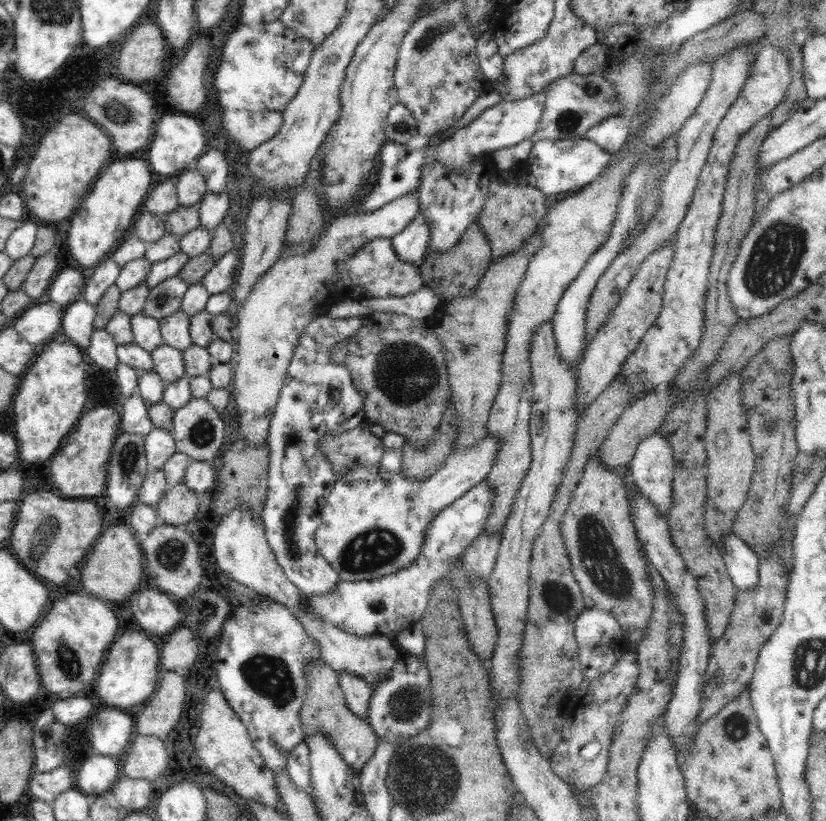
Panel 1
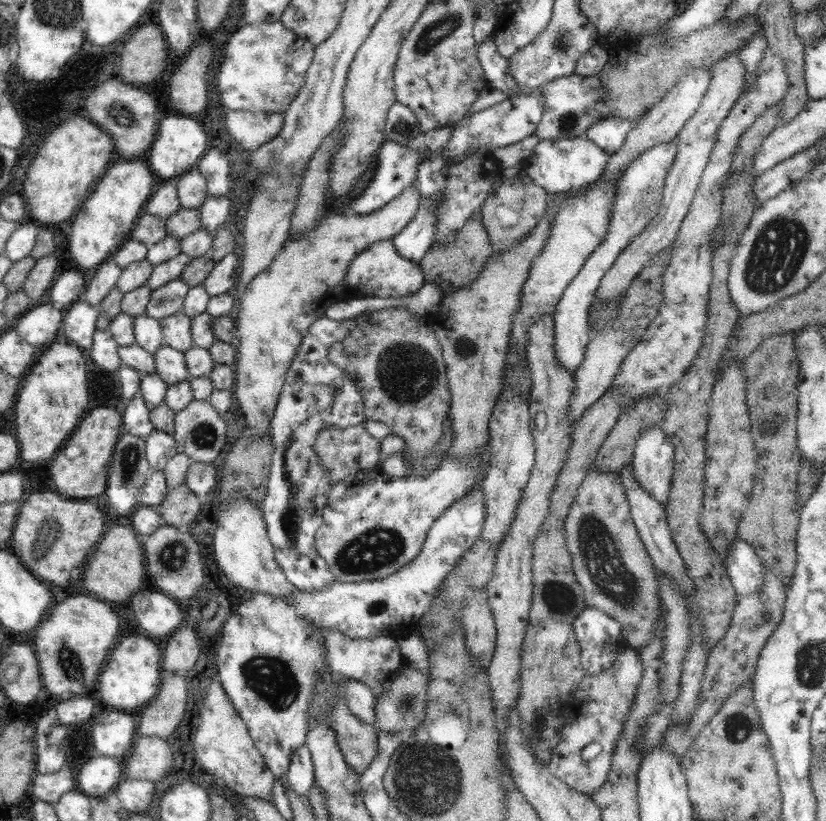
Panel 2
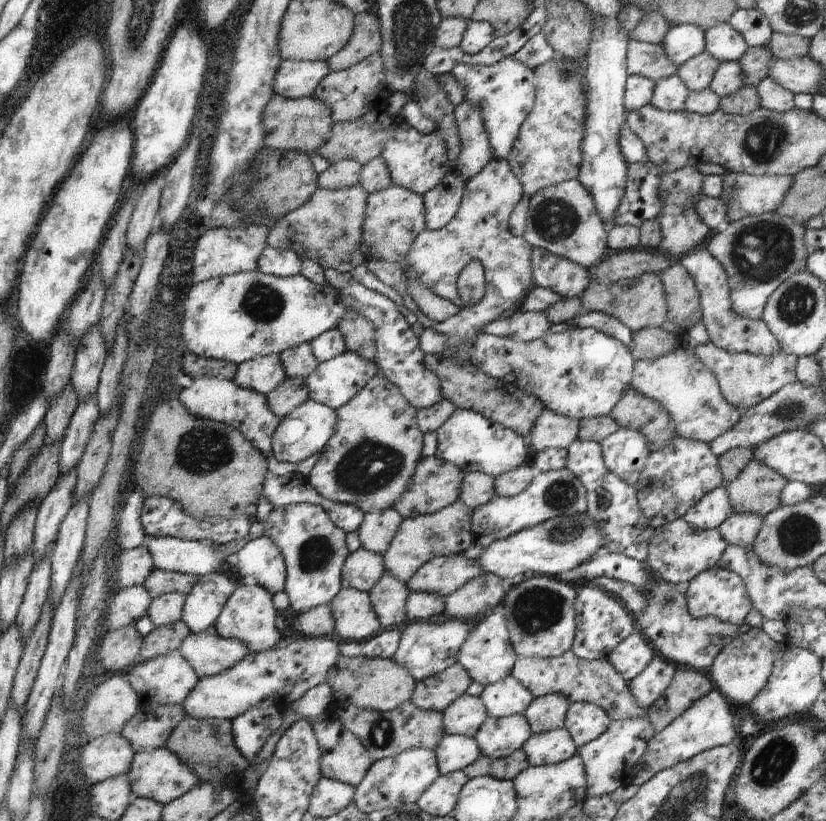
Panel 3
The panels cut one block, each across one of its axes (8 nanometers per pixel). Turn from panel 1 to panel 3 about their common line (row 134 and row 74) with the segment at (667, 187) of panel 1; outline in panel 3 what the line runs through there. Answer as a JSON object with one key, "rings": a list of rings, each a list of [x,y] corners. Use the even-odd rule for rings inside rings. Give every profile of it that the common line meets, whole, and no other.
{"rings":[[[704,51],[678,67],[677,76],[690,91],[710,89],[710,84],[712,84],[714,76],[716,76],[719,64],[720,62],[716,58]]]}

